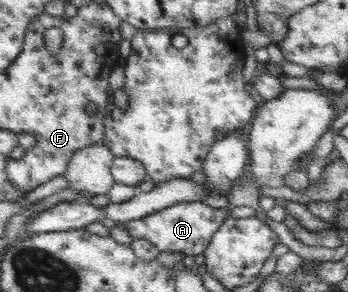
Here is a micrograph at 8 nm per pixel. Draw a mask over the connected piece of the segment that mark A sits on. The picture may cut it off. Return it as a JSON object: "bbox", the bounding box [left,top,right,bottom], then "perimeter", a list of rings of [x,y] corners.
{"bbox":[126,201,232,259],"perimeter":[[[202,201],[193,203],[179,203],[161,213],[149,215],[146,218],[133,220],[126,223],[126,228],[133,234],[134,239],[149,239],[158,245],[161,251],[179,251],[187,255],[187,259],[206,253],[206,249],[213,241],[214,235],[232,215],[231,211],[215,209]]]}

